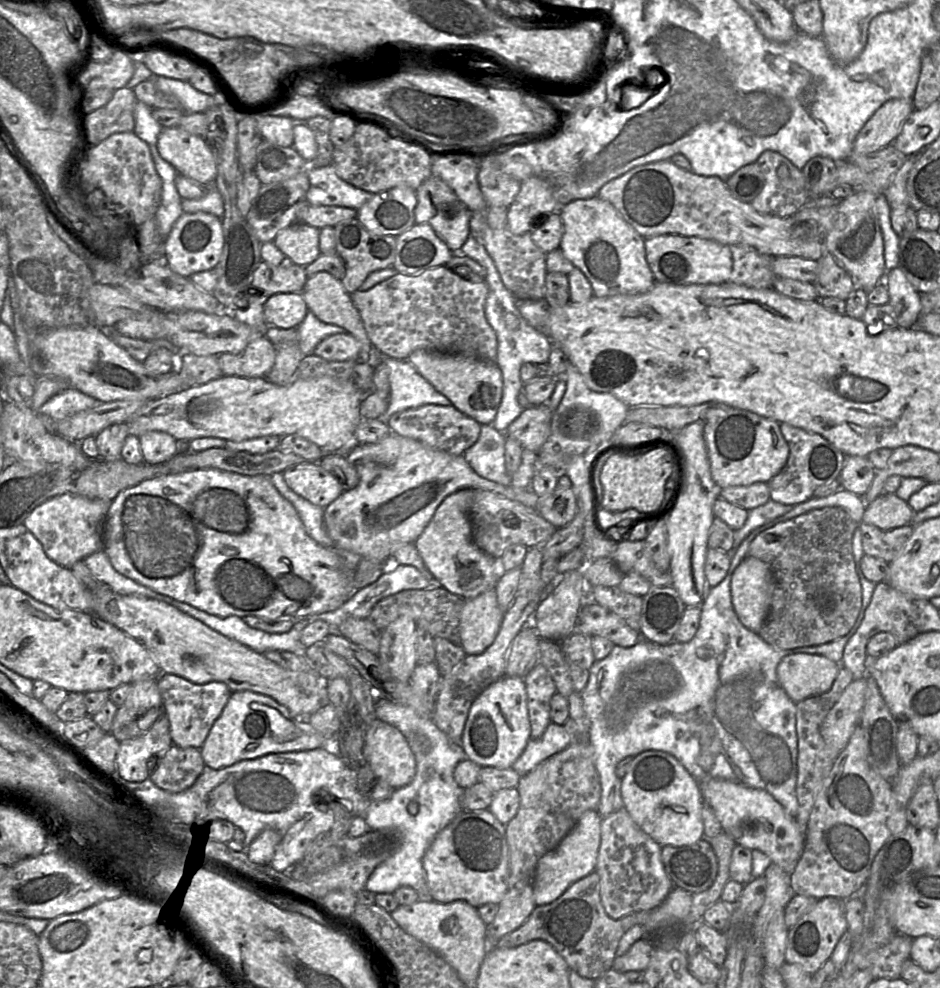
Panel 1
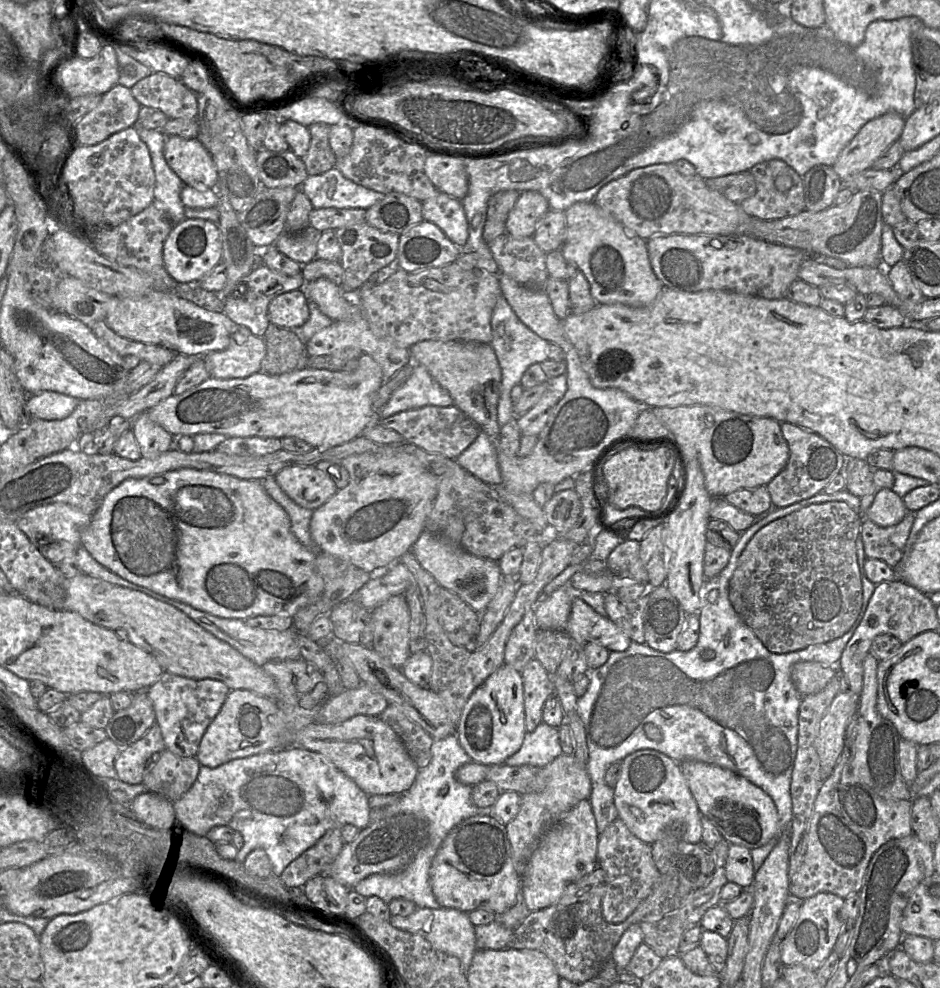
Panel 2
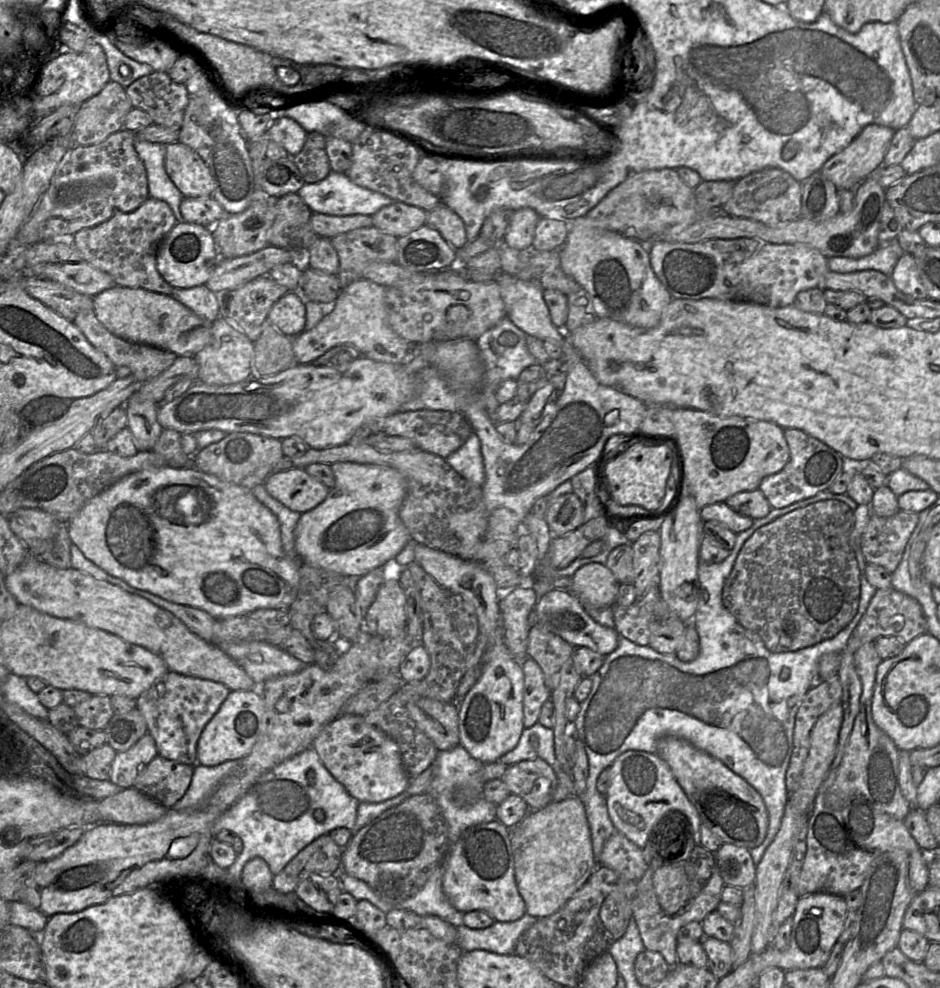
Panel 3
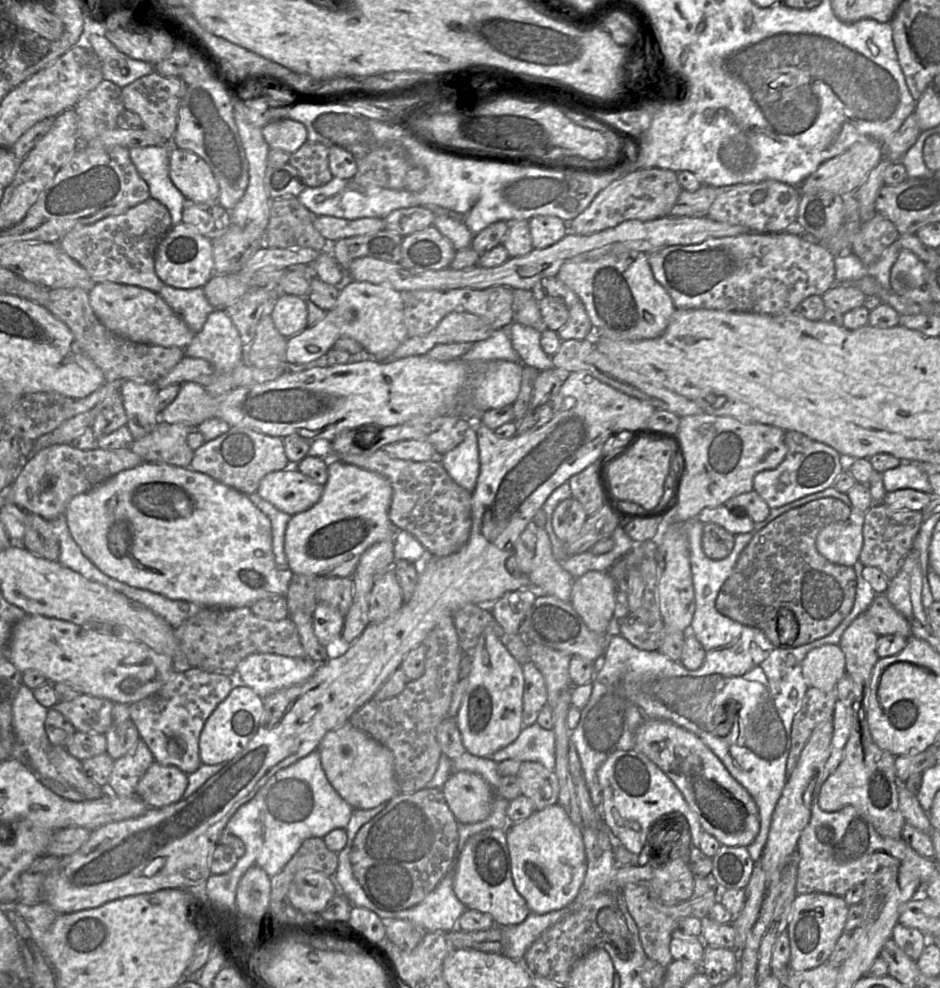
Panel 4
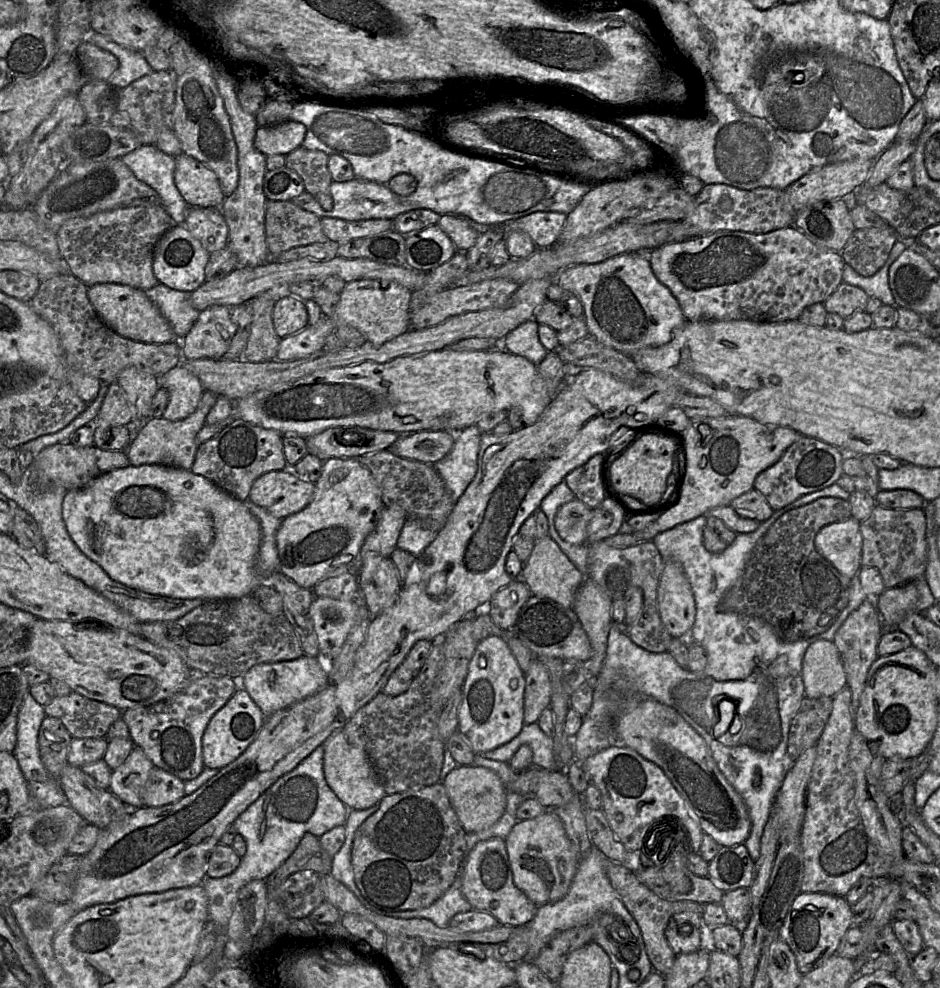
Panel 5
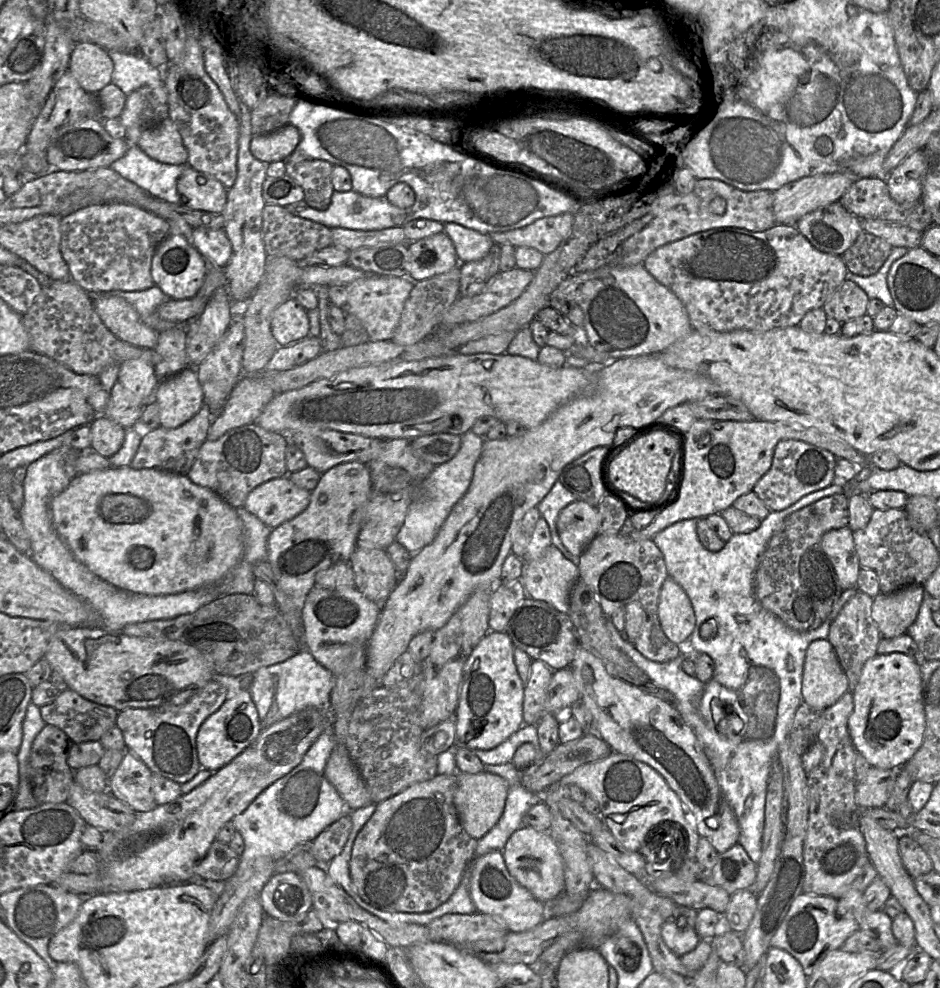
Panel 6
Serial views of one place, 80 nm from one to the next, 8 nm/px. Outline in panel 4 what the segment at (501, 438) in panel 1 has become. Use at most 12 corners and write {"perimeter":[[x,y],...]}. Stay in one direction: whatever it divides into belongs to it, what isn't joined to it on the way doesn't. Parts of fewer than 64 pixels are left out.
{"perimeter":[[475,424],[439,458],[450,477],[472,492],[480,471]]}

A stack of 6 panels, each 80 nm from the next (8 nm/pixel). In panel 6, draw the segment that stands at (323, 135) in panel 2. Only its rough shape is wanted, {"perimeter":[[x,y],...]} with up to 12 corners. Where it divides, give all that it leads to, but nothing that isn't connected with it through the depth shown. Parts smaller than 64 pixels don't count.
{"perimeter":[[291,155],[285,173],[303,200],[326,209],[334,192],[333,165]]}

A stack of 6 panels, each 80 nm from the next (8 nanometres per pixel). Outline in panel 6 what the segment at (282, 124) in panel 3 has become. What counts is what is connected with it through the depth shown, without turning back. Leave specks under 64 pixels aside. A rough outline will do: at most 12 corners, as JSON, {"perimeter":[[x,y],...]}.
{"perimeter":[[286,124],[254,135],[252,155],[265,163],[287,159],[300,141]]}

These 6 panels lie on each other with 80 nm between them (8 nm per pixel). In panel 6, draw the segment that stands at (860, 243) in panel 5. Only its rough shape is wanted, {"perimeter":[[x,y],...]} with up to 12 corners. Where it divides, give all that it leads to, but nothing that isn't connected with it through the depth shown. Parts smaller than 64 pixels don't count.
{"perimeter":[[863,231],[841,257],[848,271],[879,271],[892,249]]}

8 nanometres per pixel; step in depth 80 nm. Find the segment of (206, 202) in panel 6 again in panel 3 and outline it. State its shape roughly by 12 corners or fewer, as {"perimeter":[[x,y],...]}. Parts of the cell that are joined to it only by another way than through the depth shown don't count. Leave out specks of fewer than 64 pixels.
{"perimeter":[[166,145],[166,172],[183,197],[212,197],[215,181],[197,152]]}

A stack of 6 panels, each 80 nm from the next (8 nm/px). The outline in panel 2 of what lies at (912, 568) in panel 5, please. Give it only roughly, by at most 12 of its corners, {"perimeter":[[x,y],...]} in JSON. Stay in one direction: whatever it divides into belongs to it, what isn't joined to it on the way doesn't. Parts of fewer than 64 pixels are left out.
{"perimeter":[[864,519],[865,556],[895,567],[905,551],[915,519],[881,527]]}

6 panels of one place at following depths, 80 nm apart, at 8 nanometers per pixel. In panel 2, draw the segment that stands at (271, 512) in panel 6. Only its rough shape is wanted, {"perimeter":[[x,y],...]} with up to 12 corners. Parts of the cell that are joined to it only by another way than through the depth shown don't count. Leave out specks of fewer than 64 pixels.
{"perimeter":[[315,466],[274,477],[290,499],[313,511],[338,491]]}

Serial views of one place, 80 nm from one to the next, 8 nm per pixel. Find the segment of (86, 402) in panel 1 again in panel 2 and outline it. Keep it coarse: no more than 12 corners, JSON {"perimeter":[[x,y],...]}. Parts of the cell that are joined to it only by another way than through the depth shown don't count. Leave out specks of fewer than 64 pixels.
{"perimeter":[[55,391],[29,396],[31,418],[62,420],[80,401]]}

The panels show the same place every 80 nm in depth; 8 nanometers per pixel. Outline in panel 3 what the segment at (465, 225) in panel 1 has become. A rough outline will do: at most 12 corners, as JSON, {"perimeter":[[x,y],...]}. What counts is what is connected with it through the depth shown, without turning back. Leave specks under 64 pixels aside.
{"perimeter":[[444,203],[427,212],[427,224],[457,251],[466,246],[463,220]]}

